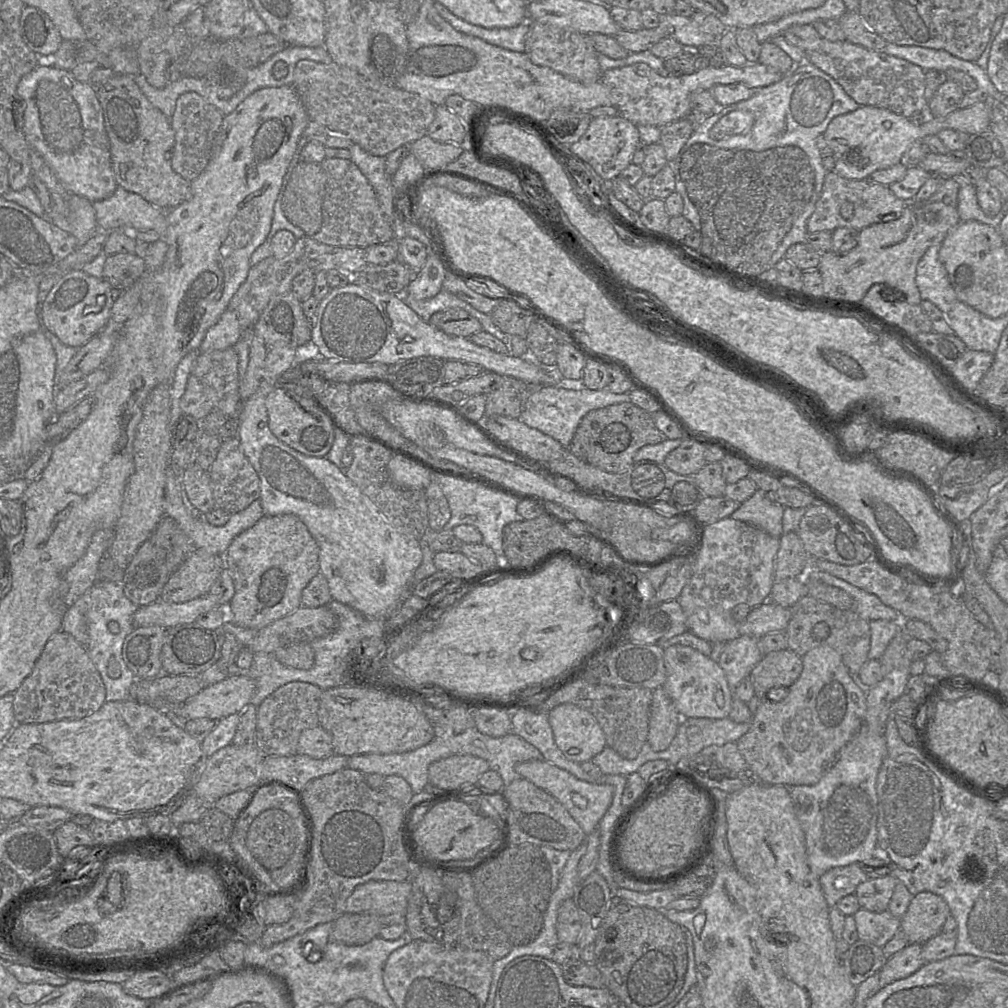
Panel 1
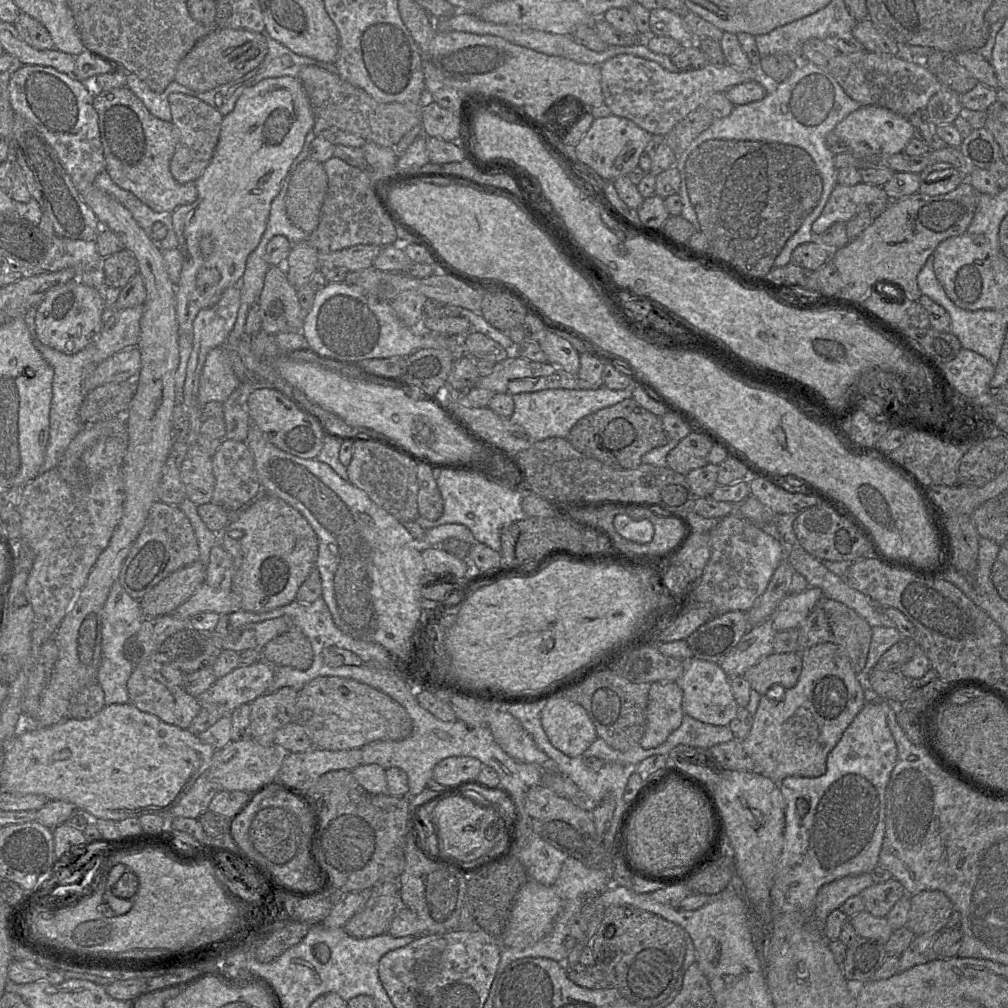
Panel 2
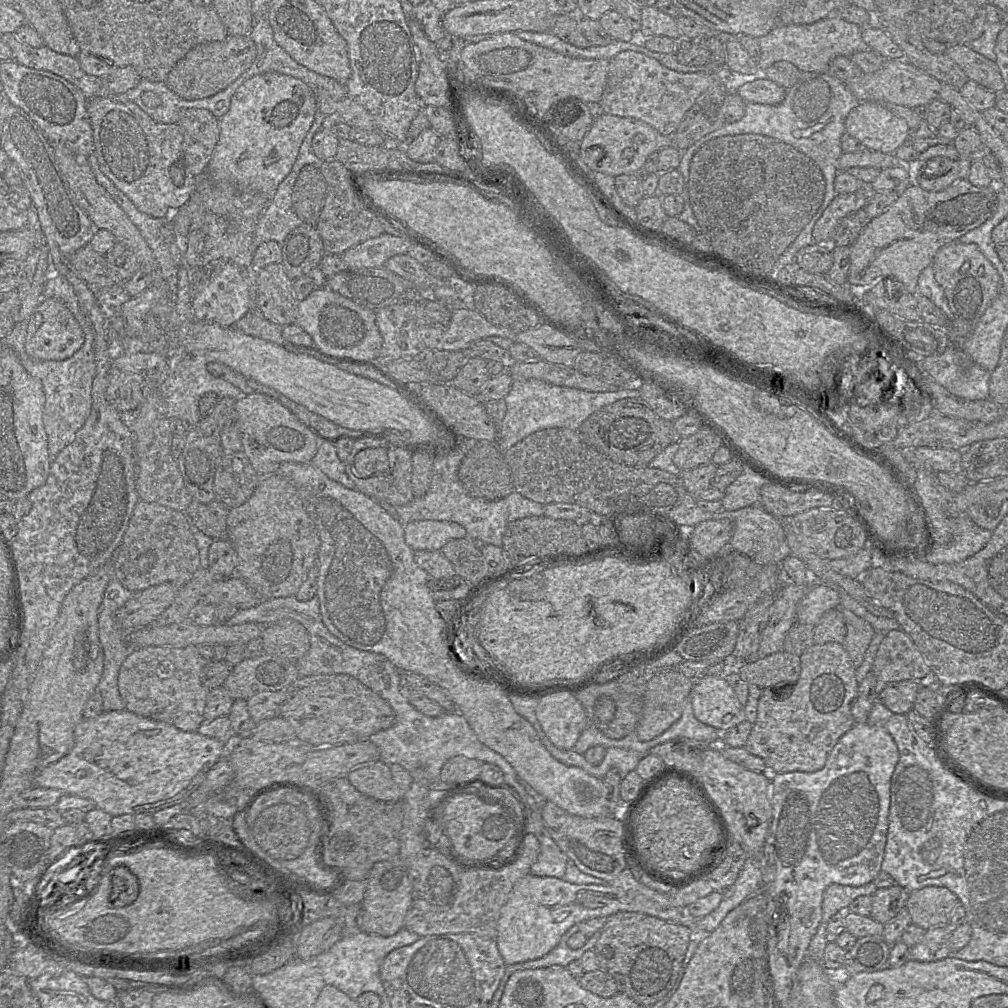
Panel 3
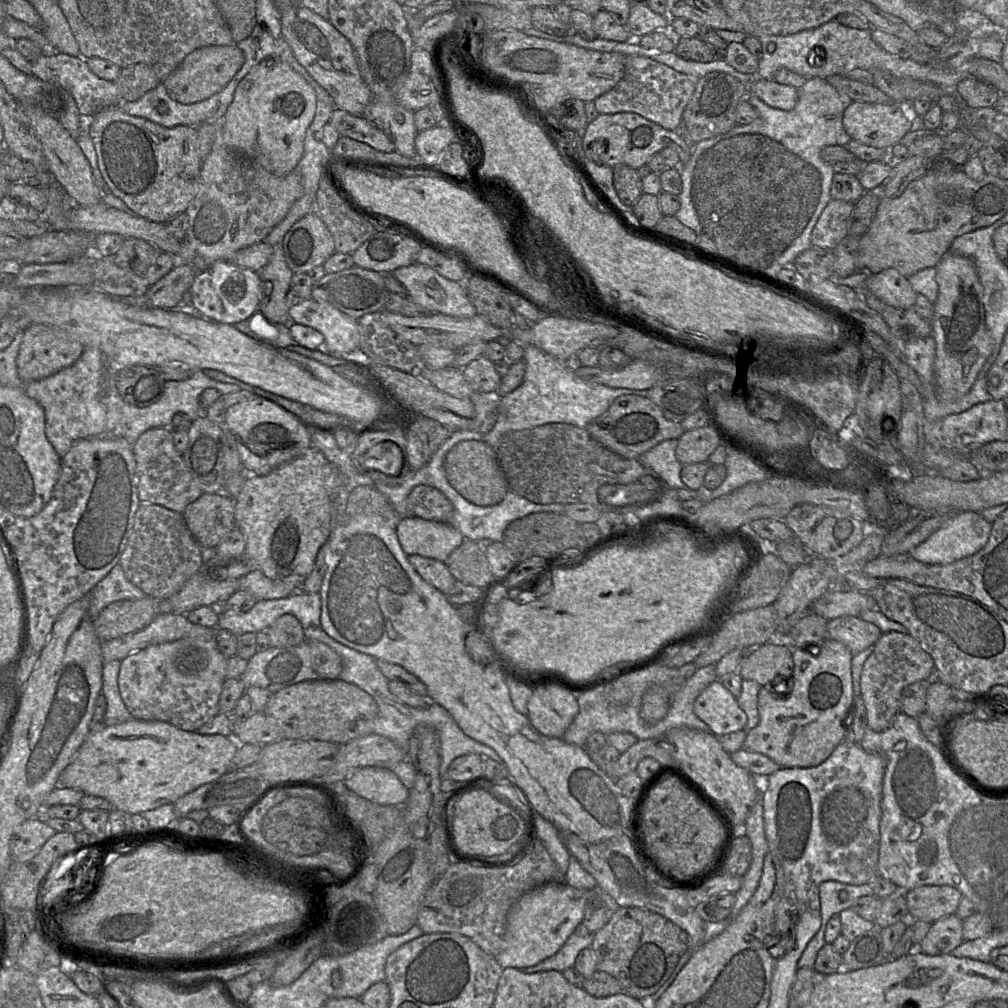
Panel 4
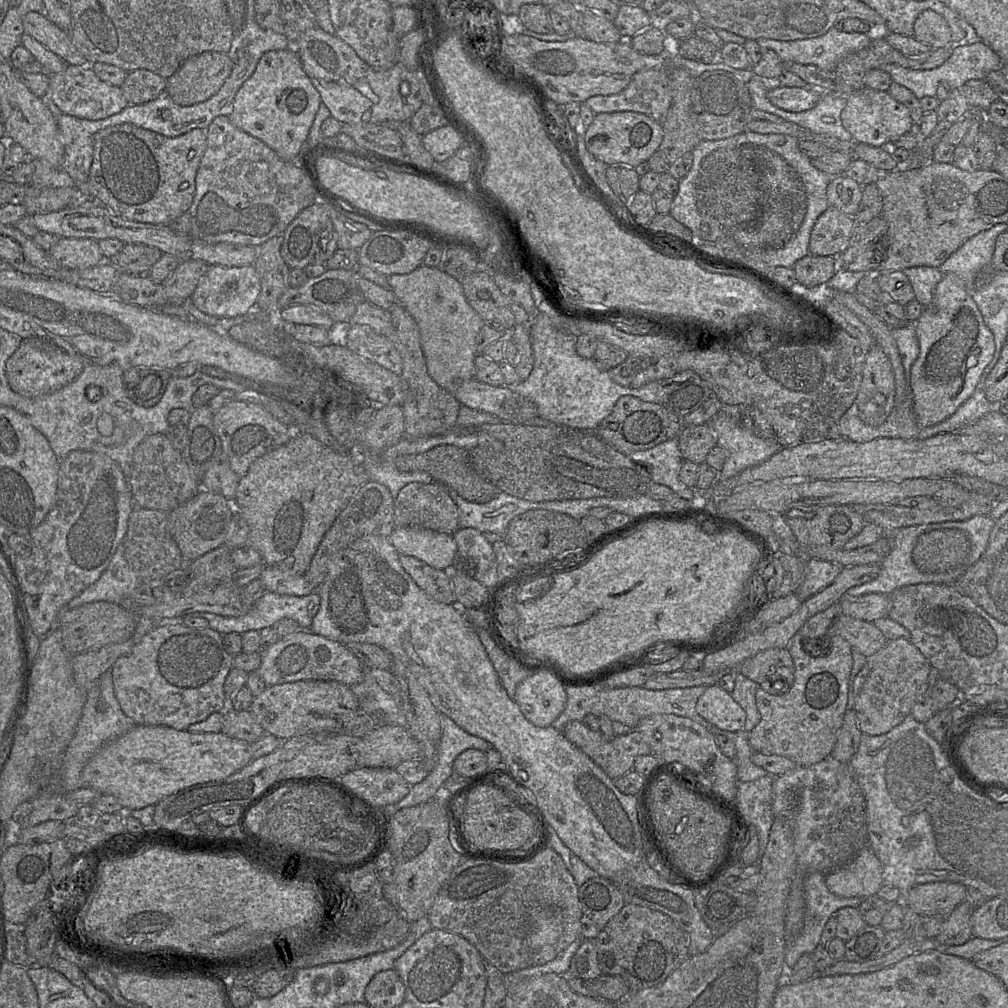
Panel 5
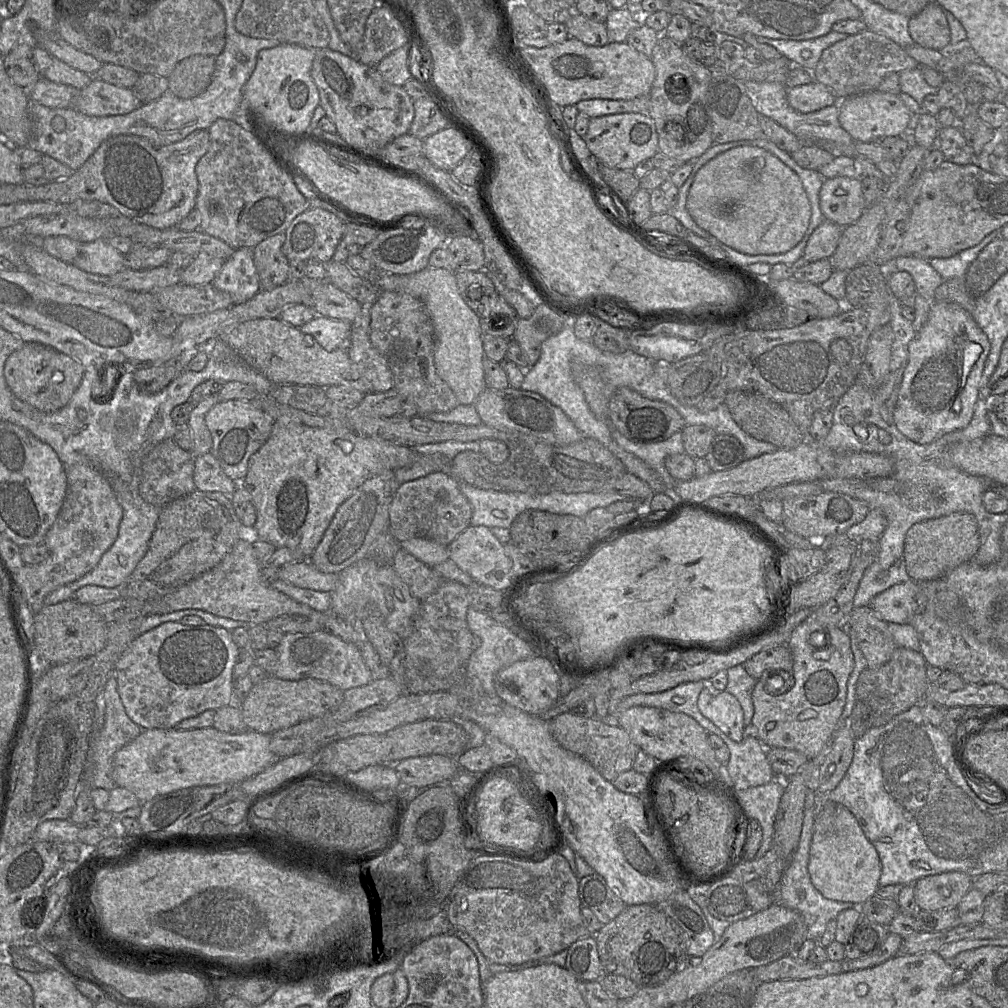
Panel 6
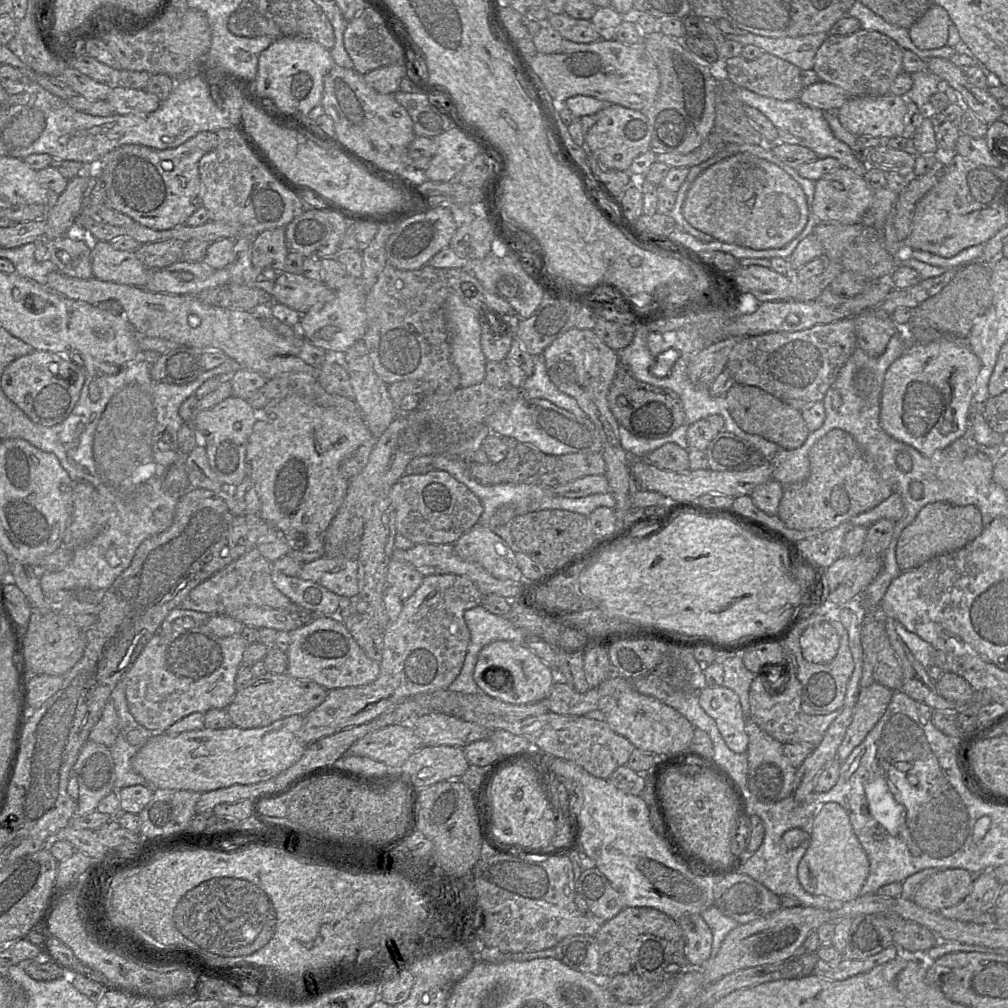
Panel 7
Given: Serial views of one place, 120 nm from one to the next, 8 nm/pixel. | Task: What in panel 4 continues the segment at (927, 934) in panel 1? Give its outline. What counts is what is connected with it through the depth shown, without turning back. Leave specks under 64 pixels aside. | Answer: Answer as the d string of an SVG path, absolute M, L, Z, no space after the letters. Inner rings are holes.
M925 885L903 892L909 910L909 920L933 923L955 914L963 894L949 885Z

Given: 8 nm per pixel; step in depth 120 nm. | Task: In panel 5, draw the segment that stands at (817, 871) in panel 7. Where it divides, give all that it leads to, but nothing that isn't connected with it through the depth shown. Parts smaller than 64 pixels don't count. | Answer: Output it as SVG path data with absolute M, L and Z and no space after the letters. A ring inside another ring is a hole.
M867 846L846 865L825 874L825 883L837 896L867 898L883 885L882 865Z

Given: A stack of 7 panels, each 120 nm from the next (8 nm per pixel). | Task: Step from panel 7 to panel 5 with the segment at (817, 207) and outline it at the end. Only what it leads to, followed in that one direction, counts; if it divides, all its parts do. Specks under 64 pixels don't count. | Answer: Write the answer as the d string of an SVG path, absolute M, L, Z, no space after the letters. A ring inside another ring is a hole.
M844 175L832 177L827 186L829 206L854 217L862 198L862 187L853 179Z

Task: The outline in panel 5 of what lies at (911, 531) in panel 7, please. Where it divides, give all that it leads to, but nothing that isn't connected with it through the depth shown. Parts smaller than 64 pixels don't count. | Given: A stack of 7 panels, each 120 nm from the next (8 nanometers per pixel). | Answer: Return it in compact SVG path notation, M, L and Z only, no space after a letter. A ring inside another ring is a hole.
M956 528L938 529L918 537L912 560L920 571L934 572L962 564L969 552L970 540L966 532Z

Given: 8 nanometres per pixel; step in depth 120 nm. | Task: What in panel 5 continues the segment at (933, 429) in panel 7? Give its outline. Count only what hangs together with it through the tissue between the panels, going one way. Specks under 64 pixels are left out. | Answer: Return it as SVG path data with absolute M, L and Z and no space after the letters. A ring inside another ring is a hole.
M946 273L937 284L932 301L915 323L919 355L910 369L912 410L921 427L935 425L951 416L974 392L995 352L994 336L968 294L964 282L954 273Z

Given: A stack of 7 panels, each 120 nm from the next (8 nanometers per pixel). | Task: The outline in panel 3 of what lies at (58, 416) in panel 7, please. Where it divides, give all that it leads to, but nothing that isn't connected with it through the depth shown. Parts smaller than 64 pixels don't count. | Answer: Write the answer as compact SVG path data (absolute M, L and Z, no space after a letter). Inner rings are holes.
M43 298L27 324L25 351L35 360L62 361L74 355L84 344L84 332L64 303L58 298Z

